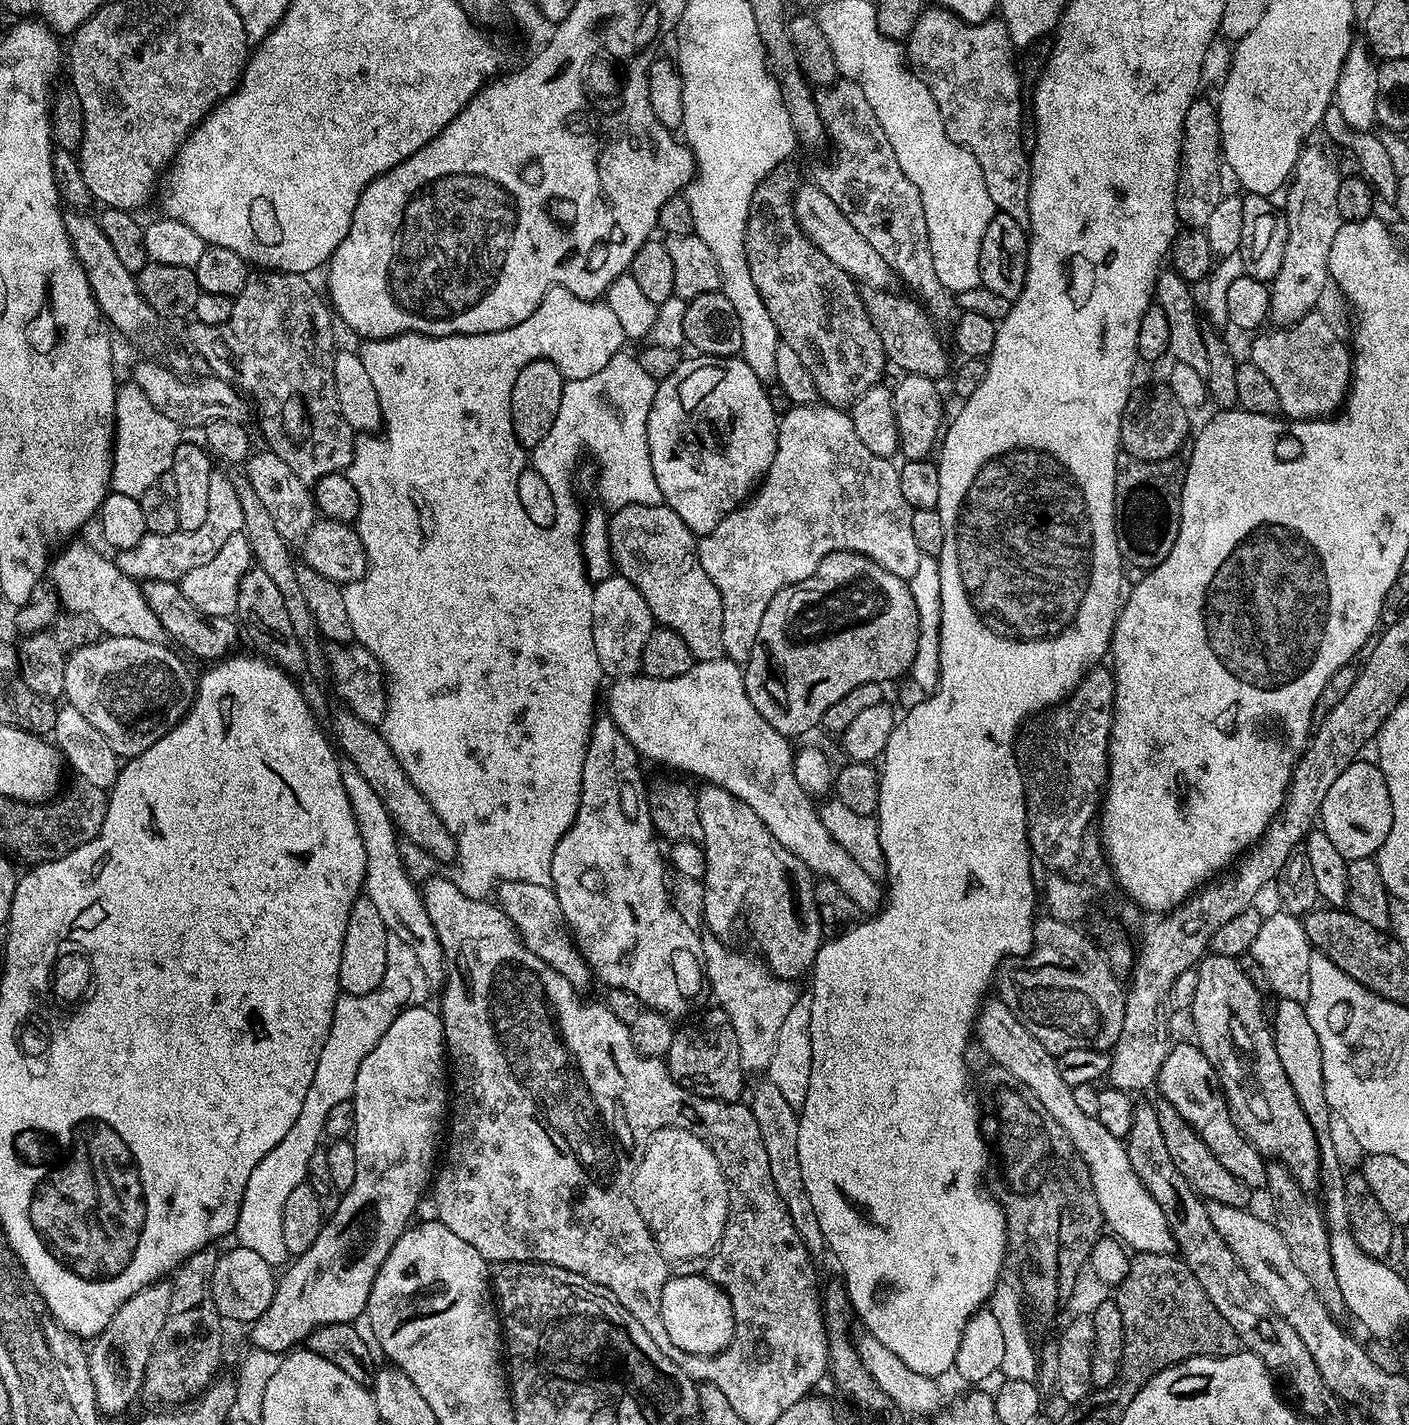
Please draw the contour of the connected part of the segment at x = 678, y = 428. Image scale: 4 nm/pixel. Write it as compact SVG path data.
M692 354L689 360L688 357L681 359L674 374L670 374L670 378L657 383L648 419L650 466L654 466L654 478L658 482L658 490L662 490L663 503L672 508L674 514L678 514L678 518L682 518L682 522L686 522L686 526L691 532L697 534L713 532L718 526L718 522L722 522L724 516L740 507L749 496L753 495L754 489L770 470L770 462L774 462L774 454L776 453L778 417L771 405L769 389L764 388L767 388L765 381L760 380L758 374L754 374L754 370L750 370L750 366L740 356L702 356L699 354Z

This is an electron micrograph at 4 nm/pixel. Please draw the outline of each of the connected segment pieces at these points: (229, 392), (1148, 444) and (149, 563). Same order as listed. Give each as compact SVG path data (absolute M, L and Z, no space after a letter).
M144 360L133 370L131 379L140 387L142 394L146 394L146 398L150 398L150 402L154 402L154 406L158 406L162 414L166 414L166 418L185 429L199 429L211 420L229 420L239 424L247 421L247 416L250 416L249 401L234 385L211 374L205 375L205 380L183 380L176 375L180 374L163 363L160 365L152 360Z
M1167 387L1160 388L1144 388L1133 391L1126 402L1126 410L1122 414L1122 422L1120 423L1120 447L1125 453L1139 460L1170 460L1177 455L1176 451L1180 447L1187 445L1190 440L1190 432L1188 436L1188 416L1189 409L1182 406L1182 402L1178 402L1178 398L1174 398L1174 394L1168 391Z
M213 470L210 474L210 510L206 514L206 522L202 522L198 530L193 532L177 530L170 534L147 532L142 542L138 542L138 546L130 546L130 550L125 552L117 551L114 559L116 565L137 582L145 580L178 582L186 574L190 574L194 566L202 566L205 562L210 562L210 558L214 558L214 554L222 550L226 538L231 538L243 530L241 503L233 481L229 477L224 477L220 470Z

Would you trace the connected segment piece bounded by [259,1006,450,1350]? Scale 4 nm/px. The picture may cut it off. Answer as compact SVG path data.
M428 1006L403 1008L398 1014L398 1018L394 1018L394 1022L390 1022L390 1030L386 1030L386 1034L382 1034L378 1046L374 1050L370 1050L370 1054L366 1054L366 1058L362 1058L362 1066L360 1067L360 1074L354 1093L355 1104L356 1136L354 1135L354 1143L356 1146L356 1157L358 1158L358 1171L354 1177L354 1186L350 1186L350 1190L346 1190L339 1197L340 1201L338 1201L339 1199L335 1201L335 1204L337 1203L336 1209L333 1212L331 1210L330 1215L325 1219L324 1227L320 1229L318 1238L314 1238L314 1246L310 1246L310 1250L306 1250L301 1256L295 1257L287 1265L286 1271L288 1273L279 1277L274 1298L270 1302L270 1306L266 1306L266 1310L259 1318L259 1320L268 1320L268 1324L272 1324L272 1320L280 1320L280 1324L288 1324L289 1350L303 1345L307 1341L308 1335L315 1328L330 1326L331 1324L351 1324L359 1316L365 1315L368 1299L370 1298L370 1290L374 1286L374 1278L378 1274L382 1262L386 1262L386 1254L390 1254L394 1242L398 1242L398 1238L413 1223L420 1207L420 1201L425 1199L426 1193L433 1183L434 1169L437 1167L438 1157L442 1152L442 1137L446 1132L446 1121L450 1116L450 1080L446 1075L444 1023L440 1021L439 1011L432 1009L431 1012Z

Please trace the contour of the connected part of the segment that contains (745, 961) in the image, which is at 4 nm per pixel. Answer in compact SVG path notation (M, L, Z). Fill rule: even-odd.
M720 938L704 940L704 971L706 984L718 1007L730 1018L734 1034L738 1034L740 1061L745 1073L763 1073L774 1058L774 1046L778 1030L790 1006L794 1006L798 988L791 980L779 980L768 971L768 965L755 955L743 956L740 952L731 952L725 941Z

